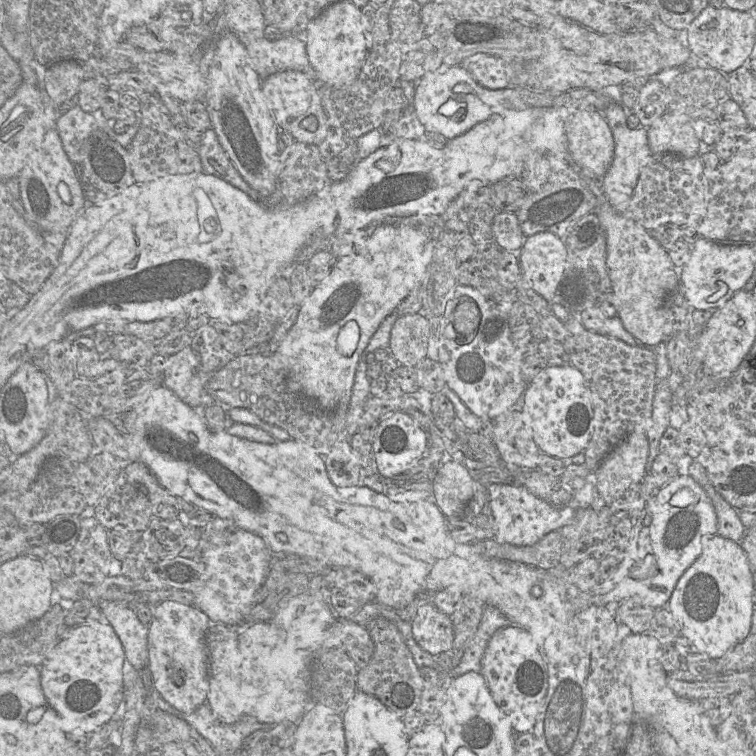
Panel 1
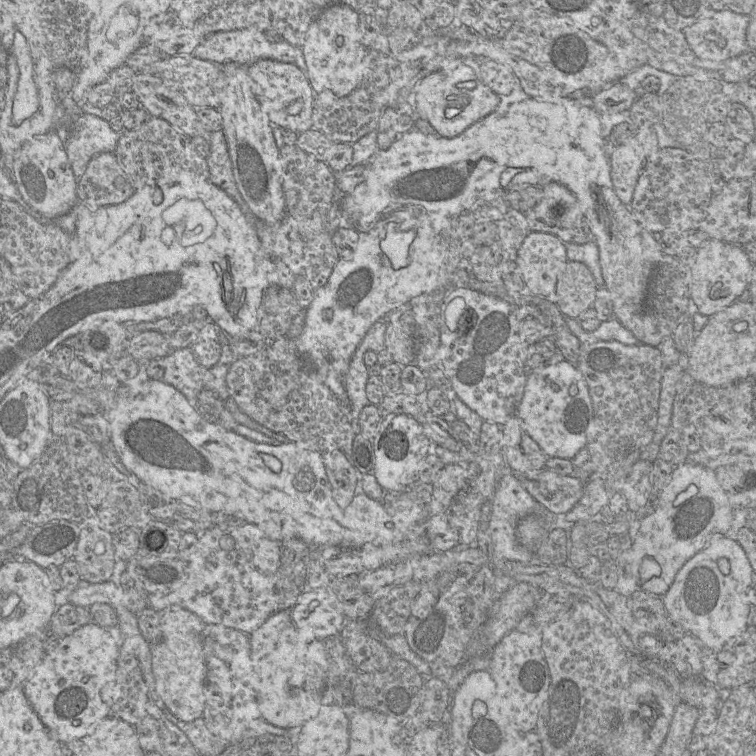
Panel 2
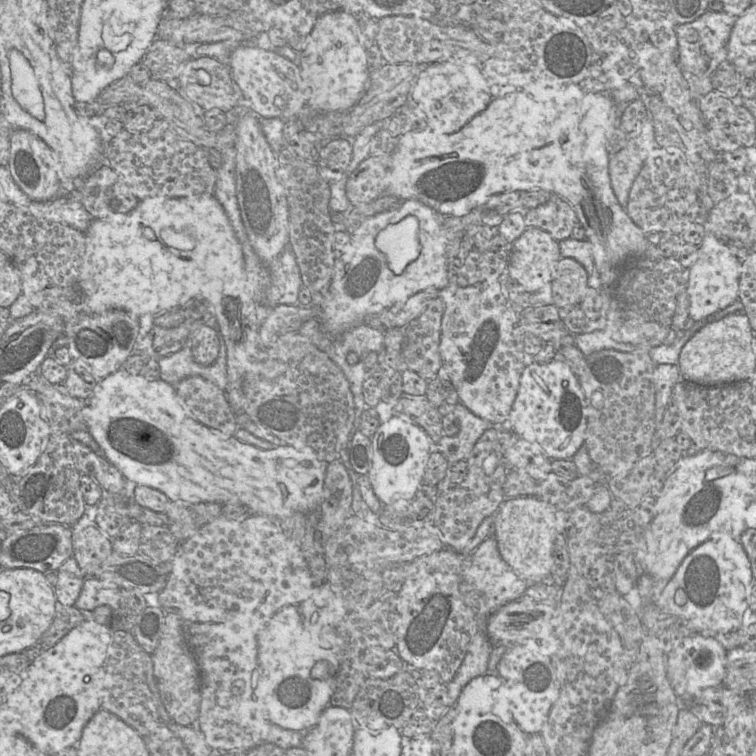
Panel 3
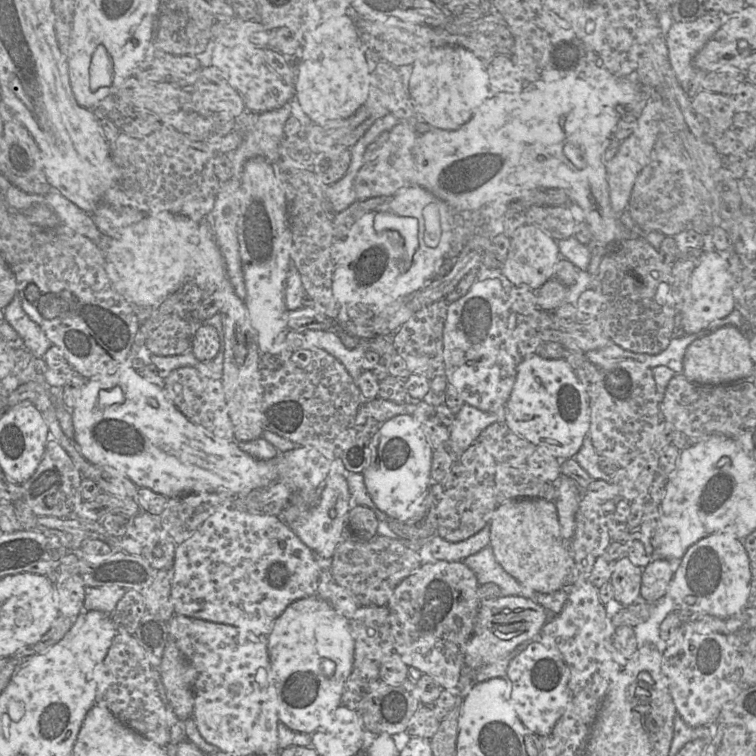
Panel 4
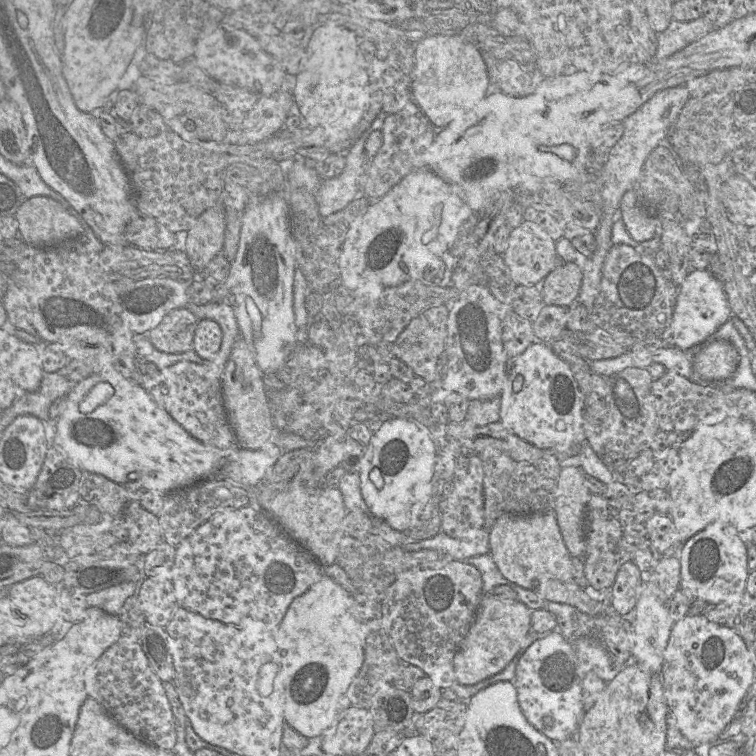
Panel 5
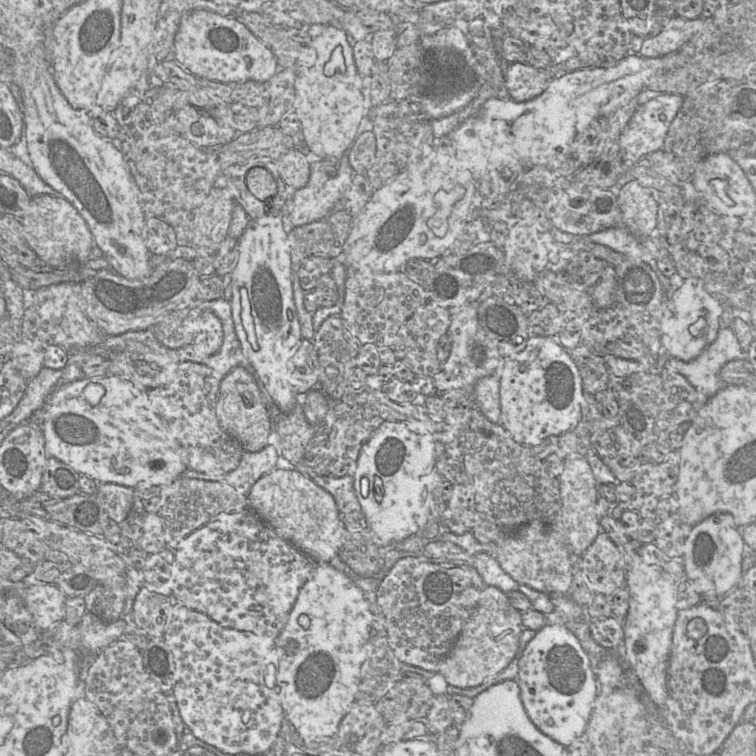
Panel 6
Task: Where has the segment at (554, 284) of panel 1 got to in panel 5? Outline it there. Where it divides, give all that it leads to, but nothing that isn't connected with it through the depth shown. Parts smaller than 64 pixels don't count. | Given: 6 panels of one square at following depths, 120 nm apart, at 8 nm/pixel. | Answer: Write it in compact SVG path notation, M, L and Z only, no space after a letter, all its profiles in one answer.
M523 221L511 229L502 255L518 286L540 286L553 270L556 242L533 222Z

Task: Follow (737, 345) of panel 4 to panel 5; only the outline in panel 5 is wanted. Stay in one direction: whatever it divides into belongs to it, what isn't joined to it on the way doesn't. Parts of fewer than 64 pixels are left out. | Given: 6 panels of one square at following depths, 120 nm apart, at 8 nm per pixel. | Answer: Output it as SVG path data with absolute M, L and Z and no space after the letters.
M726 341L702 345L693 360L695 381L719 383L729 378L739 363L737 350Z

